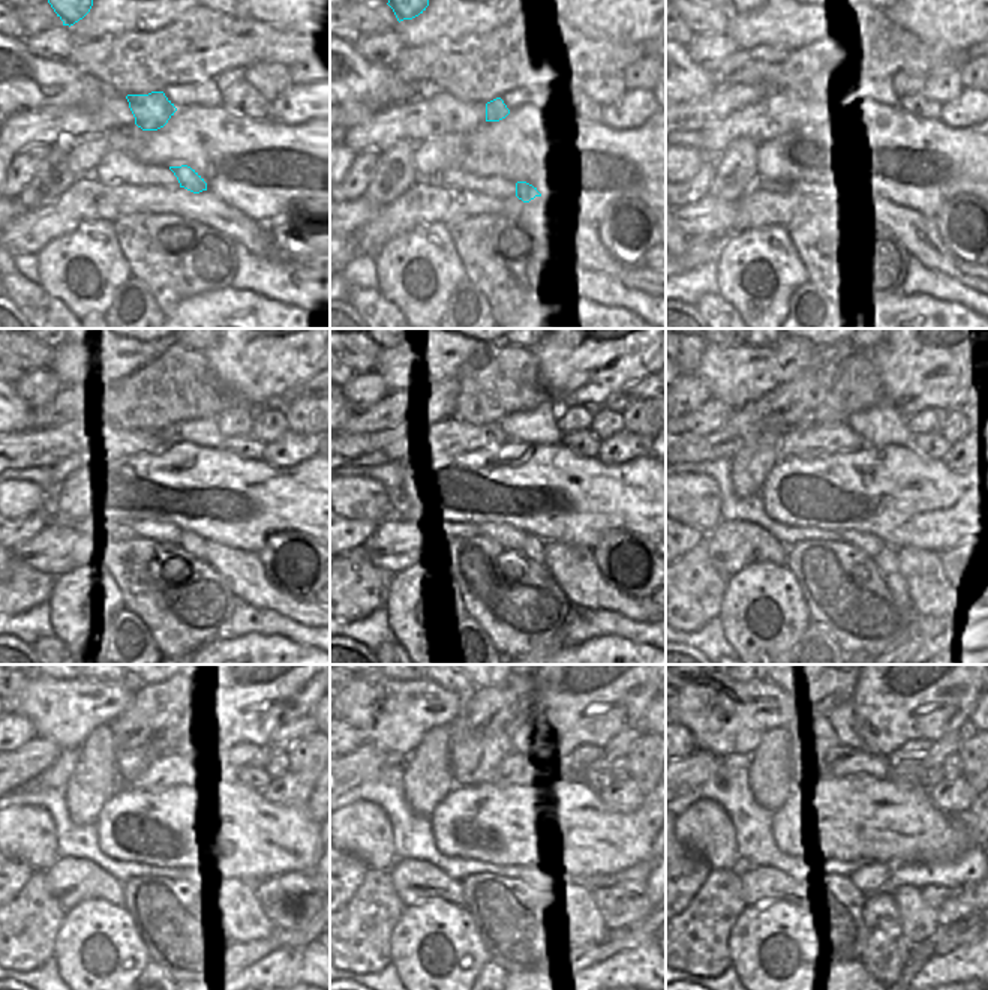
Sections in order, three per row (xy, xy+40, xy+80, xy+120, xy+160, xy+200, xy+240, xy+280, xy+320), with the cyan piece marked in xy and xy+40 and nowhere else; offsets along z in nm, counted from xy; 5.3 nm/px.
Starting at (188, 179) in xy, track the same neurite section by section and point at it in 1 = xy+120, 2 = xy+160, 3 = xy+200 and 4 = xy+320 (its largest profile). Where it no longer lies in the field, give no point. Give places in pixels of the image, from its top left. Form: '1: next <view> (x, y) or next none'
1: next xy+120 (192, 543)
2: next xy+160 (532, 548)
3: next xy+200 (885, 561)
4: next xy+320 (886, 951)

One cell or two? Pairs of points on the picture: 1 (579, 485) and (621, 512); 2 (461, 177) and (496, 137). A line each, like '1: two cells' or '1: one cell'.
1: one cell
2: two cells

